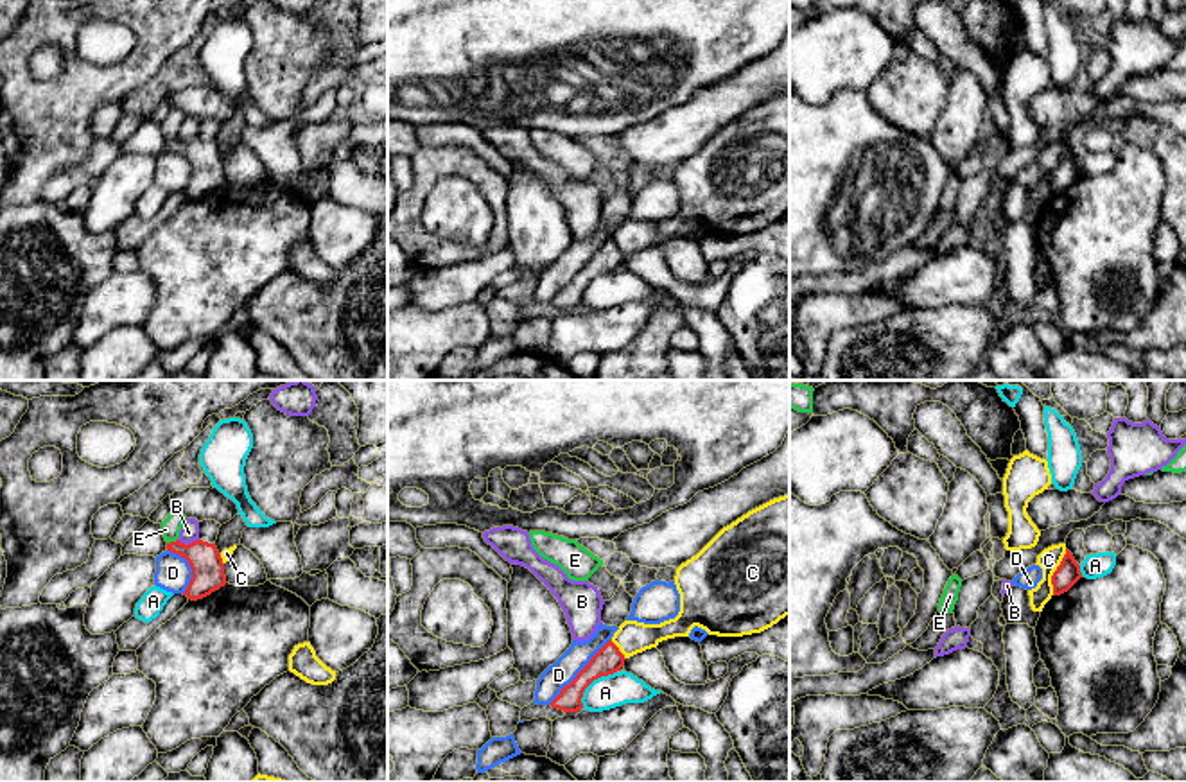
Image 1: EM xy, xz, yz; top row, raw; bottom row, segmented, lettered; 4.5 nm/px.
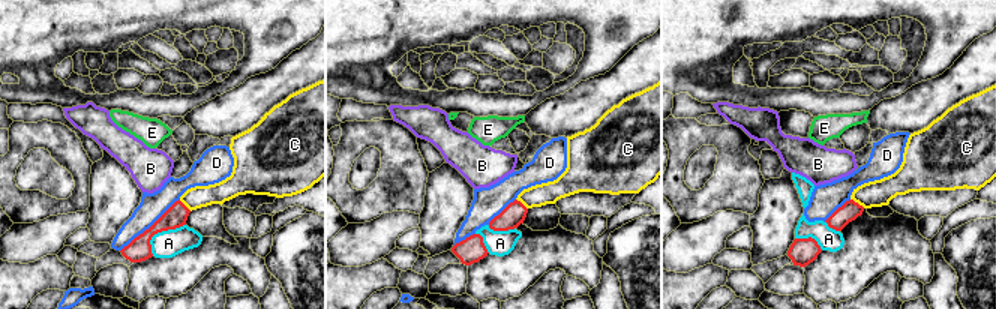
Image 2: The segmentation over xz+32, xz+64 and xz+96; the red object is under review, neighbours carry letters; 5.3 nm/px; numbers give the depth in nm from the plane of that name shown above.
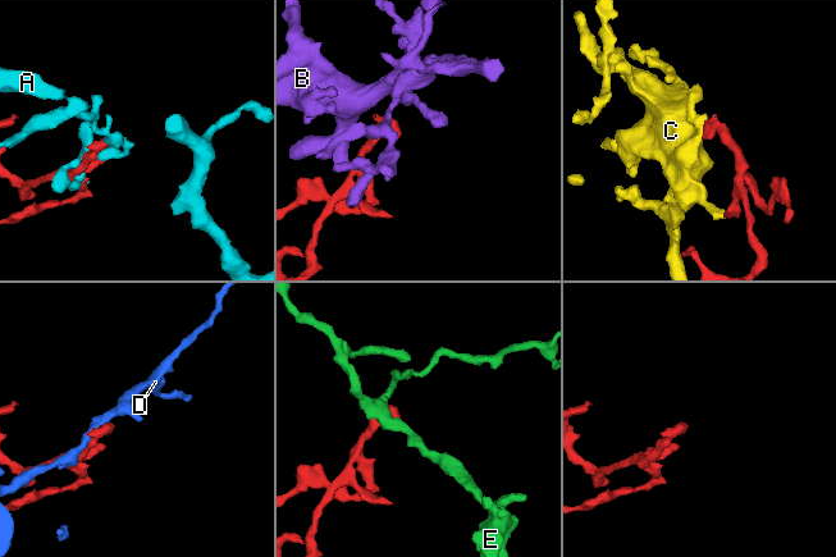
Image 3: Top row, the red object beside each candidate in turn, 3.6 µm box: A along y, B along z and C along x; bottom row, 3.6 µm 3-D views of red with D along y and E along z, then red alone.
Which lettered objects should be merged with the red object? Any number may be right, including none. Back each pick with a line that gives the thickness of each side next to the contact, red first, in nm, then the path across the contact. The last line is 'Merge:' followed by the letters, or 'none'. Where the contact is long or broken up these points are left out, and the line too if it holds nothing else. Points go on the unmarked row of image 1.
Merge: none

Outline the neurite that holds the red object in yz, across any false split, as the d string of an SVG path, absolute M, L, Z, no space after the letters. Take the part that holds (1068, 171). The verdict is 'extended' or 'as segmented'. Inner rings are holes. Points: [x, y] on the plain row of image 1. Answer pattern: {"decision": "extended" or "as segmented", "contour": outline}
{"decision": "as segmented", "contour": "M1066 147L1066 152L1051 174L1053 194L1068 190L1082 176L1080 163L1073 152Z"}

